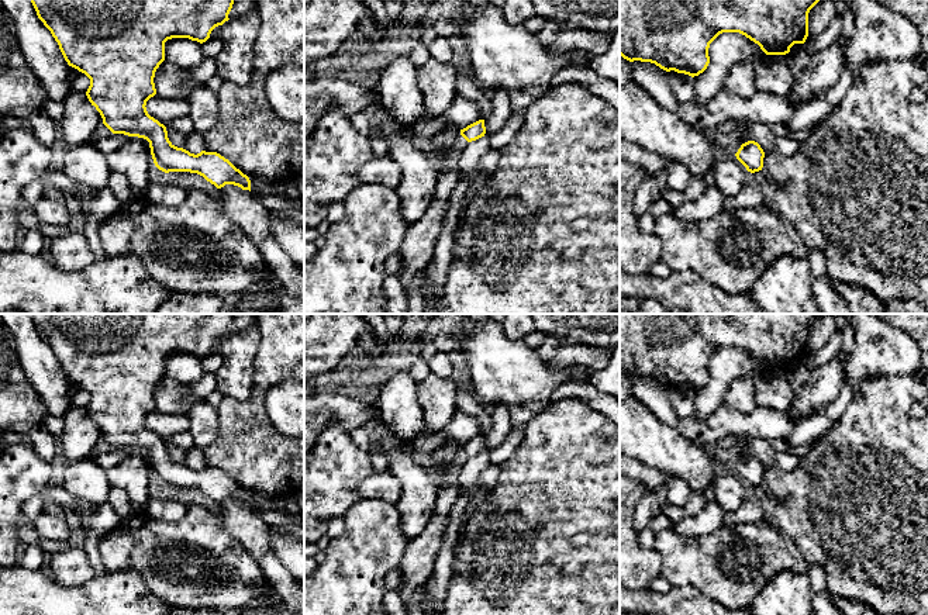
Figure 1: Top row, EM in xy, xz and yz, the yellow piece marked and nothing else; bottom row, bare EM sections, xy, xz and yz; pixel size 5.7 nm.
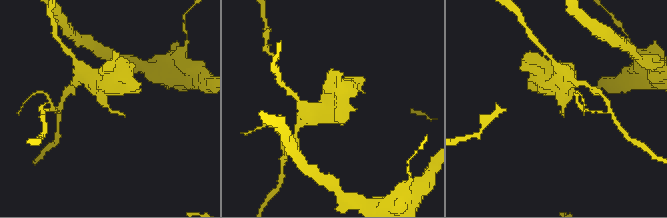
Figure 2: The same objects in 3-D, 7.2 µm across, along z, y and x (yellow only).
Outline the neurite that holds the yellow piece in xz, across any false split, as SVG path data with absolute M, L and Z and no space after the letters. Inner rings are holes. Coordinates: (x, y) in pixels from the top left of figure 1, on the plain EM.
M479 435L470 440L468 440L466 443L460 445L460 450L468 456L476 456L482 452L484 452L486 449L486 442L484 442L484 435Z

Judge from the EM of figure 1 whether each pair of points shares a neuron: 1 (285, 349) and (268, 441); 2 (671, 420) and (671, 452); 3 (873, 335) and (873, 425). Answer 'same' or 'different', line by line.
1: same
2: different
3: different

